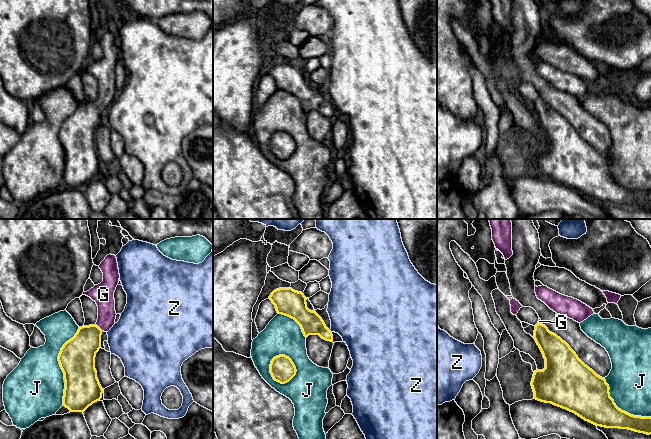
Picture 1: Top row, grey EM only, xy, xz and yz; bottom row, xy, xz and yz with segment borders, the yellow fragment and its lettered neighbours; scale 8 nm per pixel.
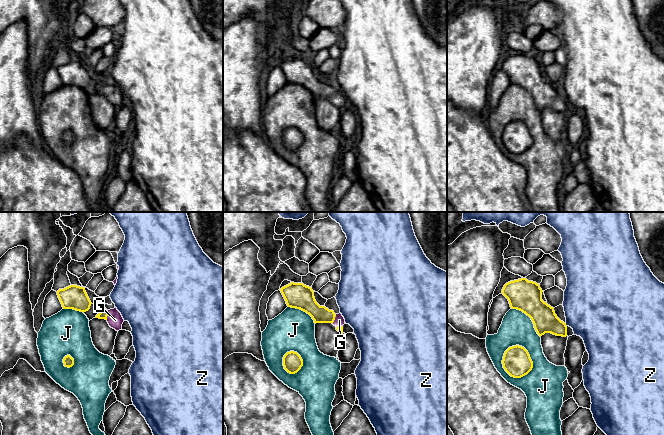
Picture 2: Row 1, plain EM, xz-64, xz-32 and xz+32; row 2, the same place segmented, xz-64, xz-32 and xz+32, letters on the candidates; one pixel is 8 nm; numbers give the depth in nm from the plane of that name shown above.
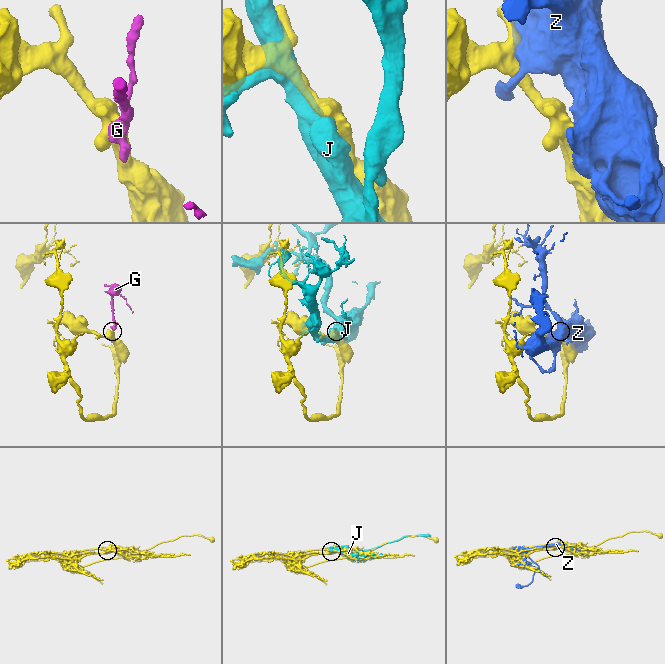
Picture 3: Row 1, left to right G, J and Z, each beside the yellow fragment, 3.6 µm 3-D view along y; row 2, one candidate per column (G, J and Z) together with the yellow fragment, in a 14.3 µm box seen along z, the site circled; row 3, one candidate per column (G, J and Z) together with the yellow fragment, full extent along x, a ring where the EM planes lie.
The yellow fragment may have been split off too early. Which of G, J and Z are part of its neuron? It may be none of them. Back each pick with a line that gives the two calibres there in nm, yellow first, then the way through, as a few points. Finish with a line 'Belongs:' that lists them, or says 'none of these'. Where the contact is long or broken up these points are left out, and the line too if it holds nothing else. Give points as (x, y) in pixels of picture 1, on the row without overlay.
G: 260 nm thick on the yellow side, 160 nm on the other; runs through xy (80, 127), (87, 115), (98, 103), (104, 97), (104, 73)
Belongs: G

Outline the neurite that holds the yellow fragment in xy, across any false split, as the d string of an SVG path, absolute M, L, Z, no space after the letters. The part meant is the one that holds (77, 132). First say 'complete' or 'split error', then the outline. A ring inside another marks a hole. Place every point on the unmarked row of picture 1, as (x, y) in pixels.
split error | M107 31L99 44L103 57L82 70L96 78L97 98L79 103L75 112L63 121L58 132L65 156L63 181L70 188L84 188L102 174L103 165L97 154L95 133L101 124L102 108L108 108L115 100L114 68L120 50L115 31Z

